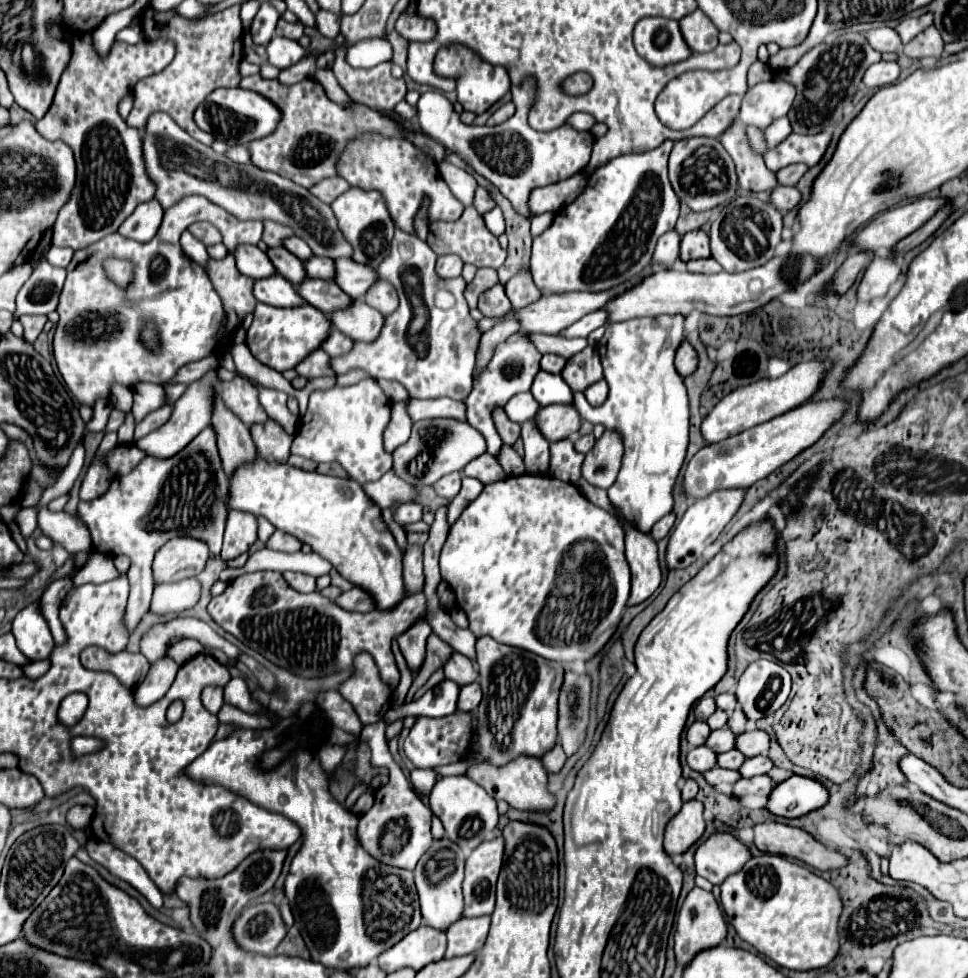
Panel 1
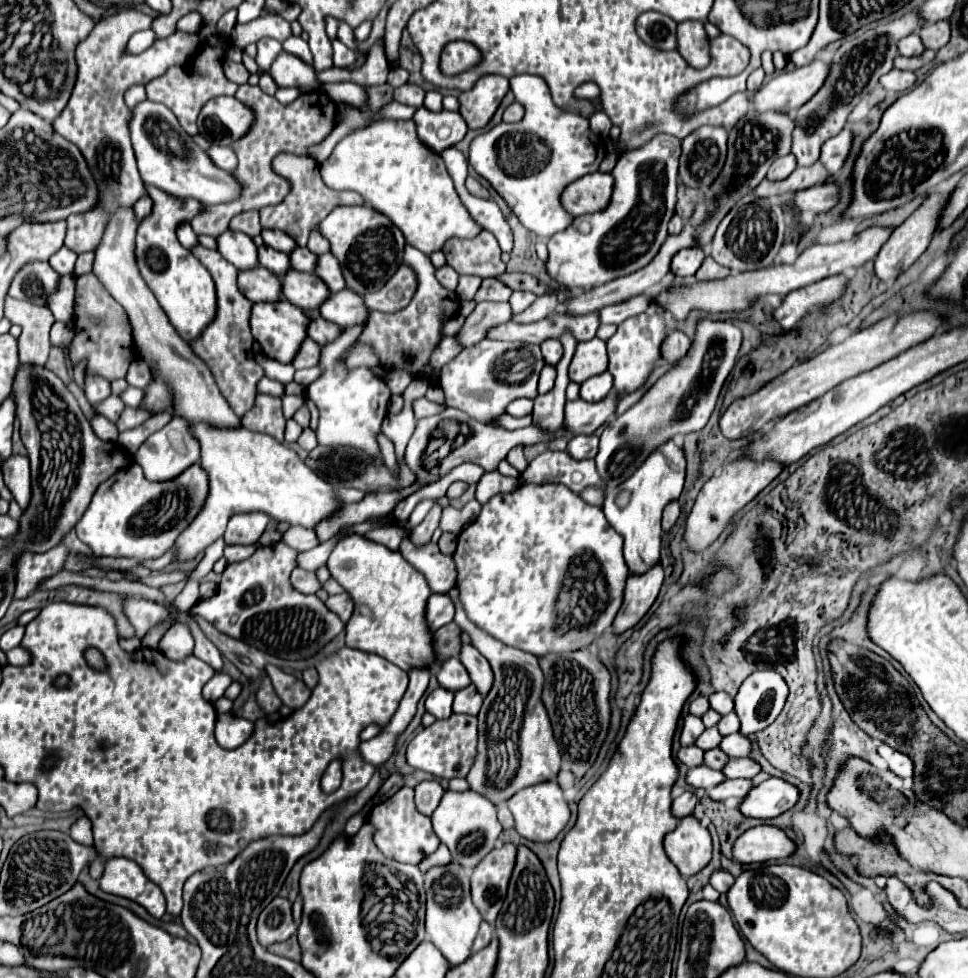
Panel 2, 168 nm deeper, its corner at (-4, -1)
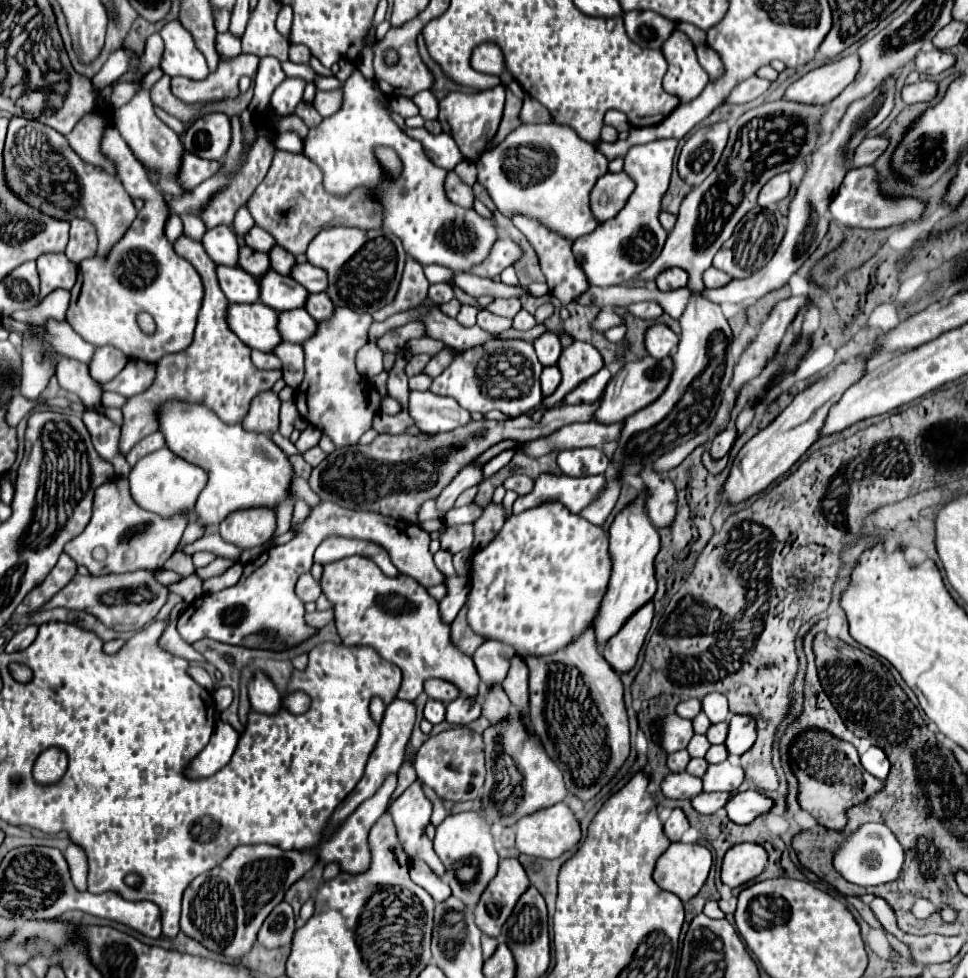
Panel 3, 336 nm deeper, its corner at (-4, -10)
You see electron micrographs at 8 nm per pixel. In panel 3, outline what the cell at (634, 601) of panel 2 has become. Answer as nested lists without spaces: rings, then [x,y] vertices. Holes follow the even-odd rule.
[[[650,603],[646,605],[646,609],[640,609],[638,613],[634,613],[634,617],[630,617],[630,621],[626,621],[626,625],[622,627],[622,633],[614,635],[604,645],[602,655],[616,673],[628,673],[636,667],[652,617],[654,617],[654,605]]]

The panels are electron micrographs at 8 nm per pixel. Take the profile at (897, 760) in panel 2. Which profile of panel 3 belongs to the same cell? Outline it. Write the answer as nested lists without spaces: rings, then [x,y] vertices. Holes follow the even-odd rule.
[[[872,745],[868,751],[864,751],[860,755],[860,761],[862,761],[862,767],[870,775],[874,775],[878,779],[886,779],[886,773],[890,771],[890,761],[886,759],[886,753],[880,747]]]

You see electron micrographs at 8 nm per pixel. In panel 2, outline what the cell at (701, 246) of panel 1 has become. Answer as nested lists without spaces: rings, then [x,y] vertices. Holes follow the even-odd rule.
[[[690,246],[680,250],[674,258],[672,258],[672,272],[680,278],[690,278],[696,274],[696,270],[702,266],[704,262],[704,250],[698,246]]]

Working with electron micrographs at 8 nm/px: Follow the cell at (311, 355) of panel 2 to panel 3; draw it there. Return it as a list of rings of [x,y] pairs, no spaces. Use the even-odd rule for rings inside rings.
[[[282,341],[280,345],[274,347],[272,351],[280,361],[282,367],[286,367],[286,375],[284,381],[286,385],[290,385],[292,389],[296,389],[304,377],[304,357],[302,357],[302,347],[296,343],[286,343]]]

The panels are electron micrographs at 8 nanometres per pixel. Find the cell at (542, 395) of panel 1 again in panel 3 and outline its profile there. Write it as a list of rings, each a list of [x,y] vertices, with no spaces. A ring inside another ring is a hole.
[[[556,365],[544,367],[544,371],[542,371],[542,393],[544,393],[544,397],[552,395],[558,385],[560,385],[560,369]]]

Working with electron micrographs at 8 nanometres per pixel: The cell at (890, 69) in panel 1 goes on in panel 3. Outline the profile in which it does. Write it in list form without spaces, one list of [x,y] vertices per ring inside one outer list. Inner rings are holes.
[[[918,81],[914,85],[906,85],[902,89],[902,99],[904,103],[930,103],[938,93],[938,83],[934,81]]]

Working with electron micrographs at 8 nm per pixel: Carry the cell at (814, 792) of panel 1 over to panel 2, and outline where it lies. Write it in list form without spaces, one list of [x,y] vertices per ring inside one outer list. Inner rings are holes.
[[[770,778],[750,790],[750,796],[746,796],[746,800],[742,802],[740,812],[744,816],[760,820],[776,818],[794,808],[798,800],[800,800],[800,790],[794,784],[782,778]]]

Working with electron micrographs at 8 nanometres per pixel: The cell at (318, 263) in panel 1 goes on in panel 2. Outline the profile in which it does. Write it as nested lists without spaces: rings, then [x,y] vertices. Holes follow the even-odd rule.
[[[296,248],[296,250],[290,254],[290,264],[292,264],[294,270],[314,272],[314,270],[316,270],[316,264],[318,264],[318,256],[312,254],[308,248]]]

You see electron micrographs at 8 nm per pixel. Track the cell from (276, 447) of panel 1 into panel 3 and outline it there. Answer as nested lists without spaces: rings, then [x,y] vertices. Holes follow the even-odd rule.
[[[262,391],[258,393],[250,409],[242,421],[242,427],[254,433],[266,433],[272,435],[278,431],[278,411],[280,411],[280,399],[274,391]]]

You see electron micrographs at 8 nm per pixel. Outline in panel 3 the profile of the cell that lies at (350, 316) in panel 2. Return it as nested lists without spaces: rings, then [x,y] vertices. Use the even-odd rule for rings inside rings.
[[[310,293],[306,299],[304,309],[316,319],[322,321],[326,317],[330,317],[330,313],[334,313],[334,303],[330,301],[330,297],[326,297],[326,293]]]

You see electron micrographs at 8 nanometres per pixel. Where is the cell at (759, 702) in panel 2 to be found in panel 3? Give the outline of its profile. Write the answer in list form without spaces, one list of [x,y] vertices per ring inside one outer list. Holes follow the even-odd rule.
[[[732,715],[728,721],[728,737],[724,741],[728,755],[744,755],[754,745],[756,721],[746,715]]]

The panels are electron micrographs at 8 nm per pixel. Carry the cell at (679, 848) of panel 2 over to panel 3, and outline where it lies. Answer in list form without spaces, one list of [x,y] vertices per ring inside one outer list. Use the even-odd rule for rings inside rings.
[[[670,843],[658,859],[654,881],[662,891],[674,893],[686,903],[698,895],[712,867],[710,851],[700,843]]]

